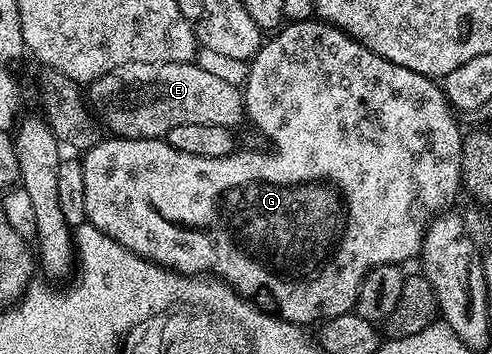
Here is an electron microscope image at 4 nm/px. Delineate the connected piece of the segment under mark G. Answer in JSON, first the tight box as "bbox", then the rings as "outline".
{"bbox":[80,17,464,325],"outline":[[[317,17],[295,19],[275,30],[263,42],[254,58],[249,60],[248,67],[250,72],[242,87],[244,115],[247,120],[258,119],[258,127],[270,138],[274,151],[238,149],[234,154],[224,157],[192,157],[192,153],[180,153],[180,149],[172,149],[165,138],[103,138],[101,143],[85,152],[80,159],[84,169],[86,218],[93,227],[100,229],[100,233],[124,245],[124,249],[151,259],[162,267],[169,267],[179,275],[220,279],[238,292],[241,298],[257,300],[259,304],[273,309],[279,319],[307,325],[306,323],[317,324],[332,317],[349,315],[355,310],[360,285],[370,268],[406,265],[409,259],[417,260],[422,249],[423,235],[432,217],[445,212],[450,207],[449,203],[457,197],[458,191],[460,195],[464,131],[463,128],[458,128],[459,116],[446,99],[443,88],[435,80],[420,73],[412,73],[412,69],[404,69],[404,65],[396,65],[372,53],[372,49],[368,49],[339,27],[324,23]]]}

